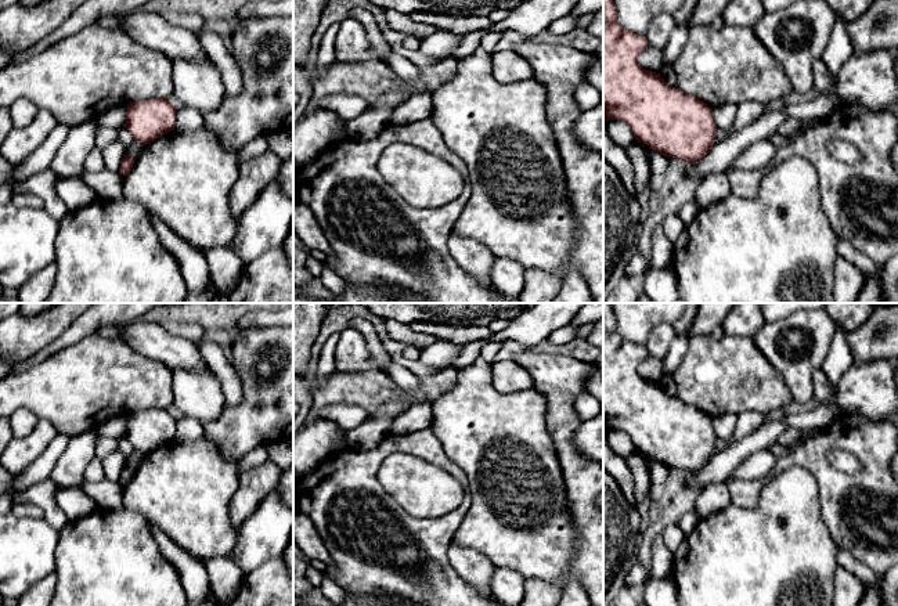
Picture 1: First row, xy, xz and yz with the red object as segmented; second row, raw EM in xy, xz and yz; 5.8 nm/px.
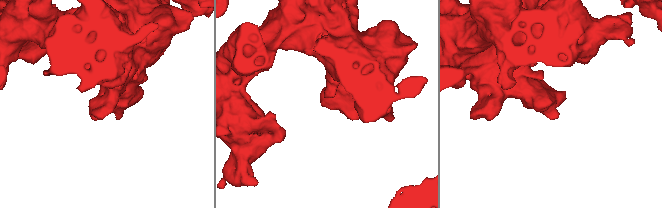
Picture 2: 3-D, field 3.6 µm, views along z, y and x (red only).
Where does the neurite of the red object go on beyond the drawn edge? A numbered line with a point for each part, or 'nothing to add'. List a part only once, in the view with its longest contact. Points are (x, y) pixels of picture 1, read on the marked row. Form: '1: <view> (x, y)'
nothing to add

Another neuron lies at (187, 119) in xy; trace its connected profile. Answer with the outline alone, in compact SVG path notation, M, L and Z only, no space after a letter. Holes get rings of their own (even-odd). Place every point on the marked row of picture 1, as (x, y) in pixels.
M181 105L176 111L176 131L192 133L205 125L203 116L199 111Z

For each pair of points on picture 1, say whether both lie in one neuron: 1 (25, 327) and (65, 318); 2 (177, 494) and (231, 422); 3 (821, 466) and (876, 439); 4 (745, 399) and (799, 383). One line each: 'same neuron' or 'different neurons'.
1: same neuron
2: different neurons
3: same neuron
4: different neurons

